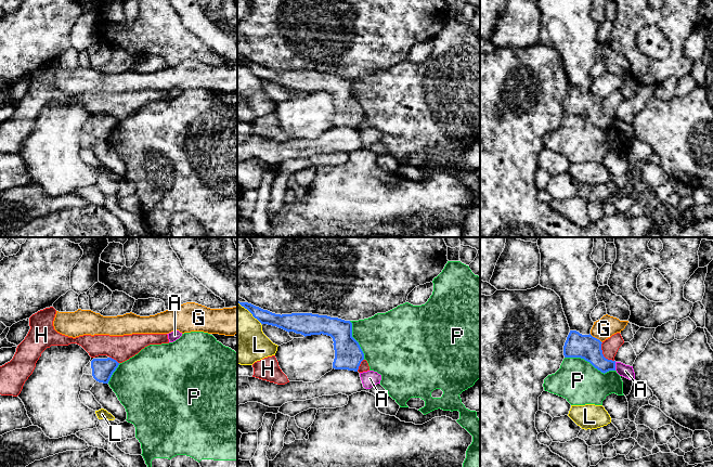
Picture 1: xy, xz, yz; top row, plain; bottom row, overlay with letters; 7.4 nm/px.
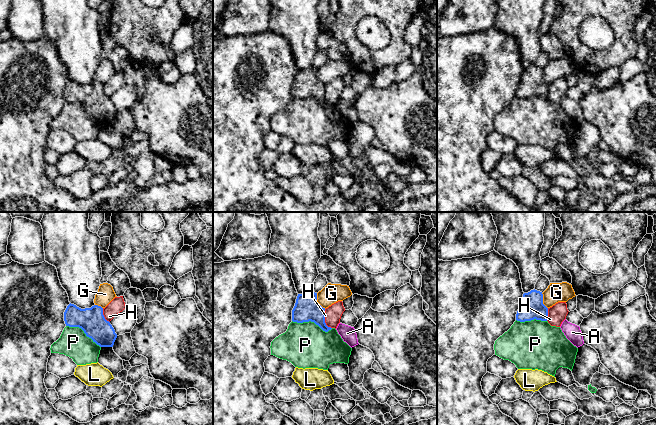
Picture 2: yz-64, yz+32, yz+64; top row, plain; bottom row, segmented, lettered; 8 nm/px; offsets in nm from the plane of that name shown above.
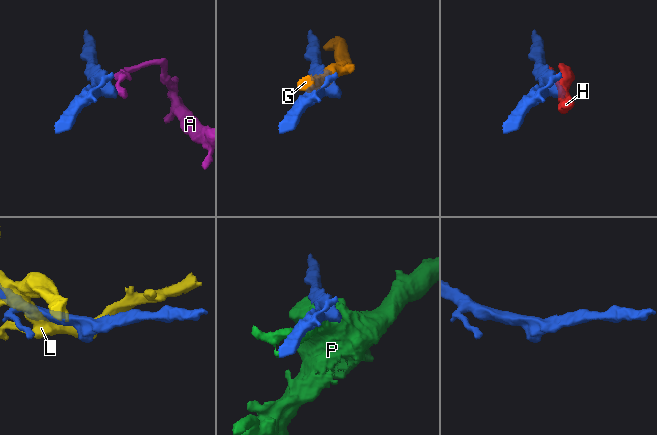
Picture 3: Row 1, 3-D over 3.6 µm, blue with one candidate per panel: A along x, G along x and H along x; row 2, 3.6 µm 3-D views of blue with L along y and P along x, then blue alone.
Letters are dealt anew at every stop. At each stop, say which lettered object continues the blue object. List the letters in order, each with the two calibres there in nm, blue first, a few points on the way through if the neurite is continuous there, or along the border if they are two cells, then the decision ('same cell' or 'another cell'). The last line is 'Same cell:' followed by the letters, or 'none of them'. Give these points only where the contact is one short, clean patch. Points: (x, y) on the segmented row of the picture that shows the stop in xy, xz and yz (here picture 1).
A: 180 nm thick on the blue side, 90 nm on the other; border along yz (614, 362), (616, 370); another cell
G: 180 nm thick on the blue side, 160 nm on the other; another cell
H: 180 nm thick on the blue side, 120 nm on the other; another cell
L: 110 nm thick on the blue side, 380 nm on the other; another cell
P: 180 nm thick on the blue side, 320 nm on the other; another cell
Same cell: none of them

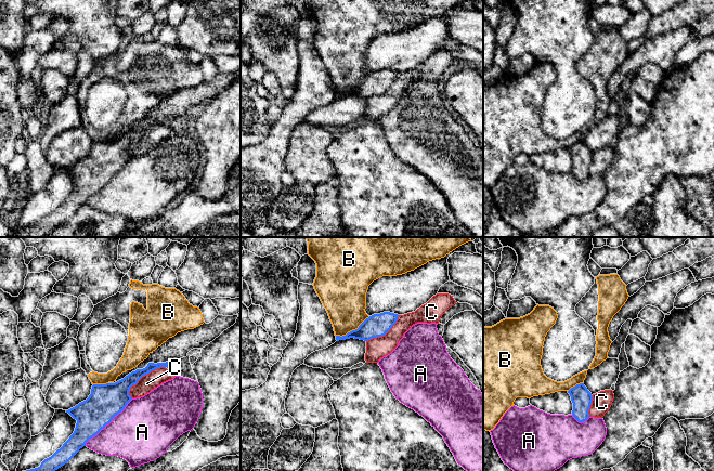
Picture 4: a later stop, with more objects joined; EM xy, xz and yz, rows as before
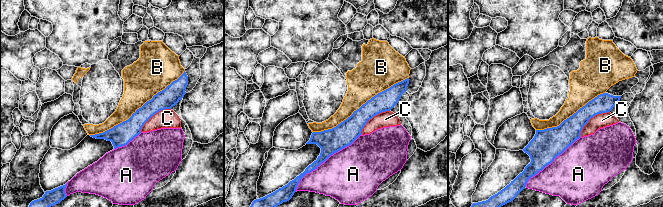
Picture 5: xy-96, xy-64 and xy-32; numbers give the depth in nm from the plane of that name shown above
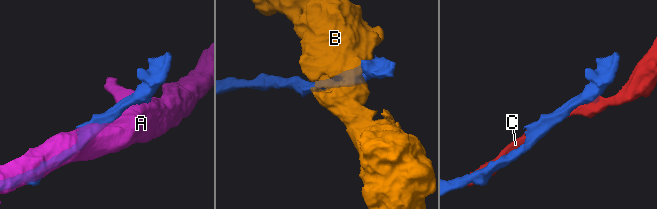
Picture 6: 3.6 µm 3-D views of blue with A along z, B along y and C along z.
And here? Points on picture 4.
A: 260 nm thick on the blue side, 440 nm on the other; another cell
B: 170 nm thick on the blue side, 320 nm on the other; another cell
C: 180 nm thick on the blue side, 120 nm on the other; another cell
Same cell: none of them

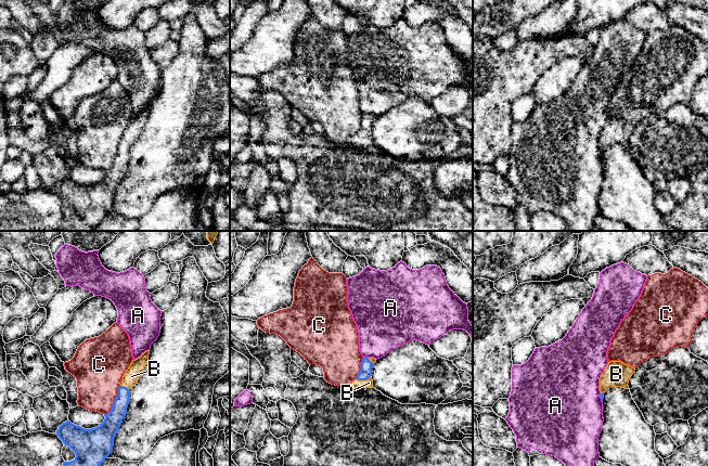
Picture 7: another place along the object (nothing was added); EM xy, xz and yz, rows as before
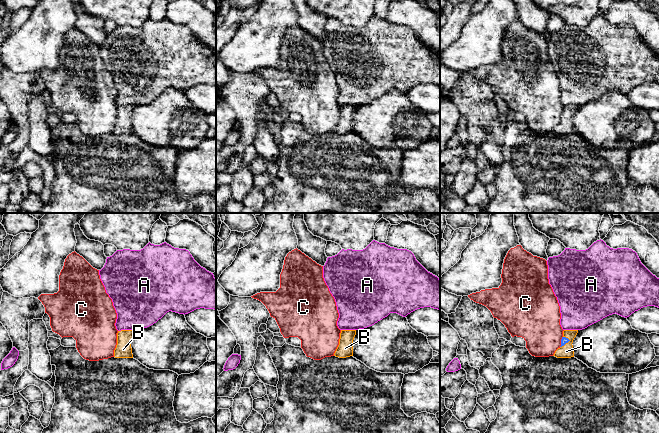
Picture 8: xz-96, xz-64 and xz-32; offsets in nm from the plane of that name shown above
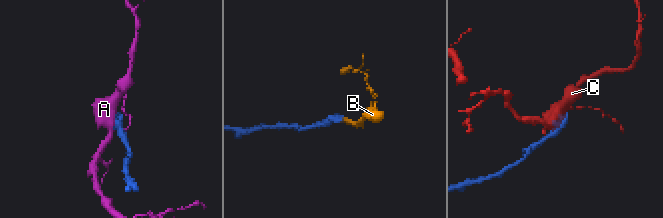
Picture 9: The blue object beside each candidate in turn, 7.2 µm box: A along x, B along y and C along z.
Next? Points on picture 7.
A: 90 nm thick on the blue side, 360 nm on the other; border along xz (363, 357), (368, 358); another cell
B: 90 nm thick on the blue side, 60 nm on the other; runs through xz (365, 372), (362, 379), (369, 383); same cell
C: 150 nm thick on the blue side, 360 nm on the other; another cell
Same cell: B

